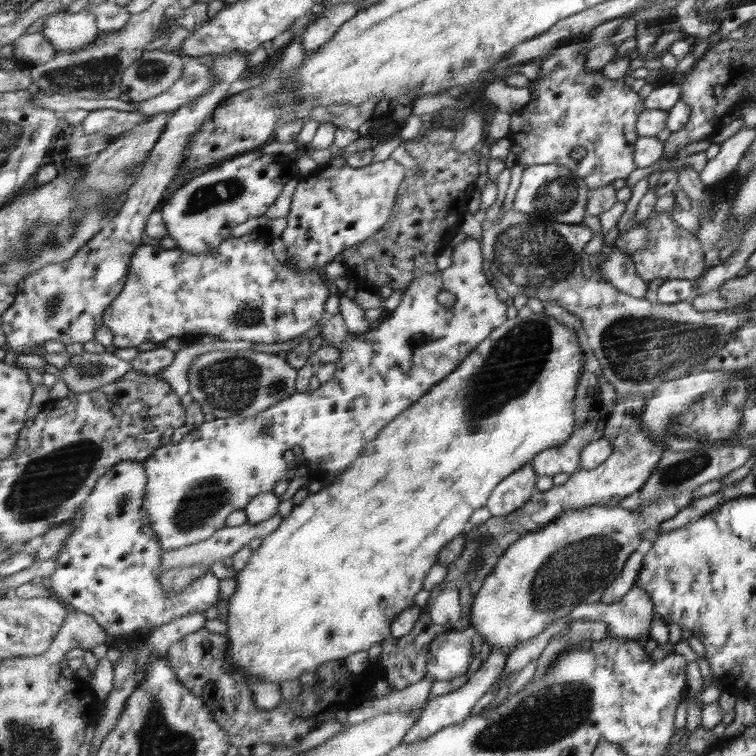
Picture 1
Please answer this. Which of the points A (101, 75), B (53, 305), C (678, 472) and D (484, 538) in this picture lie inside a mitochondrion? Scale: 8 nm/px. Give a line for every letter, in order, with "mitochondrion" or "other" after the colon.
A: mitochondrion
B: mitochondrion
C: mitochondrion
D: mitochondrion

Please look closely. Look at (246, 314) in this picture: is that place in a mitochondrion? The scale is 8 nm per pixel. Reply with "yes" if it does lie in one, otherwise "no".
yes

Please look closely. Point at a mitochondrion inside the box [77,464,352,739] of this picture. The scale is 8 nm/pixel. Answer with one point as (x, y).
(204, 498)

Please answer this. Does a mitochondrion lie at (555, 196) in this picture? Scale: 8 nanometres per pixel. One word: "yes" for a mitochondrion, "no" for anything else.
yes

